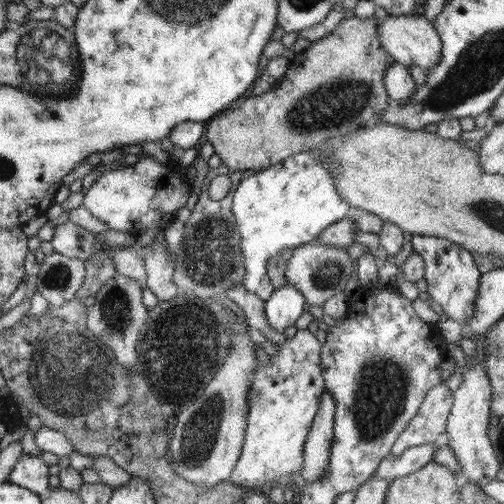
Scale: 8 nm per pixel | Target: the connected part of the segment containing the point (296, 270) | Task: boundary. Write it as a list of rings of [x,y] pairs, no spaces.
[[[312,242],[303,244],[293,248],[290,260],[287,260],[284,276],[287,284],[293,286],[304,295],[307,304],[322,306],[326,300],[339,292],[349,292],[355,284],[356,277],[356,260],[351,260],[345,248],[338,248],[337,246],[330,246],[329,244],[322,244]]]

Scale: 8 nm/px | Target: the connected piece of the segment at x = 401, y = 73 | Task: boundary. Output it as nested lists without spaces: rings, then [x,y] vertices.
[[[396,61],[386,68],[383,81],[390,100],[400,105],[405,105],[411,99],[417,87],[408,67]]]

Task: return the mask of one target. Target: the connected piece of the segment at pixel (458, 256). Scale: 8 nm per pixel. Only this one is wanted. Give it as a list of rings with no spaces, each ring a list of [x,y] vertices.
[[[413,235],[412,248],[424,261],[424,279],[428,284],[427,292],[434,302],[442,306],[444,317],[466,324],[475,311],[475,296],[477,295],[481,272],[474,262],[473,253],[450,242],[447,238],[428,235]]]

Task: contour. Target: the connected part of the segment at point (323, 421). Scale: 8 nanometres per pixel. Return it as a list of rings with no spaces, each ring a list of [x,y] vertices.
[[[324,390],[322,397],[320,397],[320,403],[318,403],[318,413],[312,421],[303,448],[302,478],[307,483],[316,483],[328,471],[334,417],[334,399],[328,391]]]

